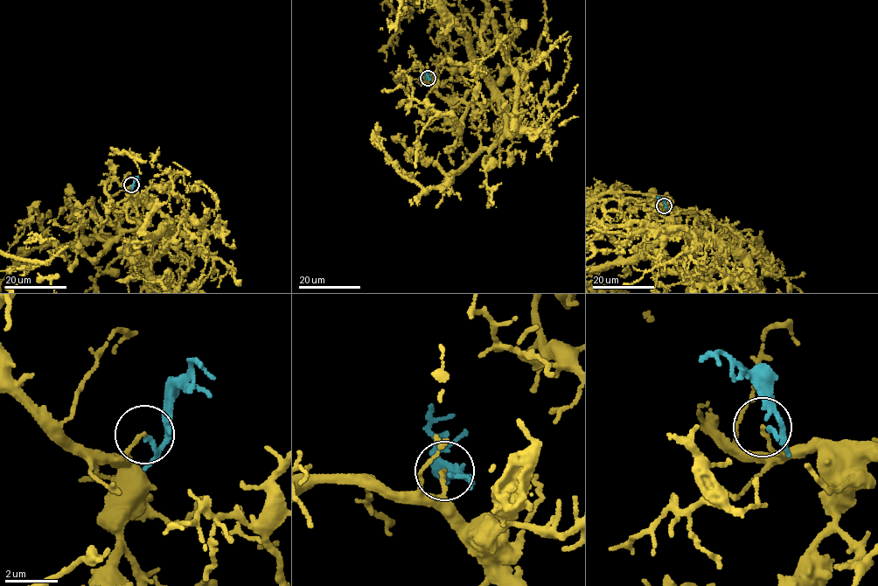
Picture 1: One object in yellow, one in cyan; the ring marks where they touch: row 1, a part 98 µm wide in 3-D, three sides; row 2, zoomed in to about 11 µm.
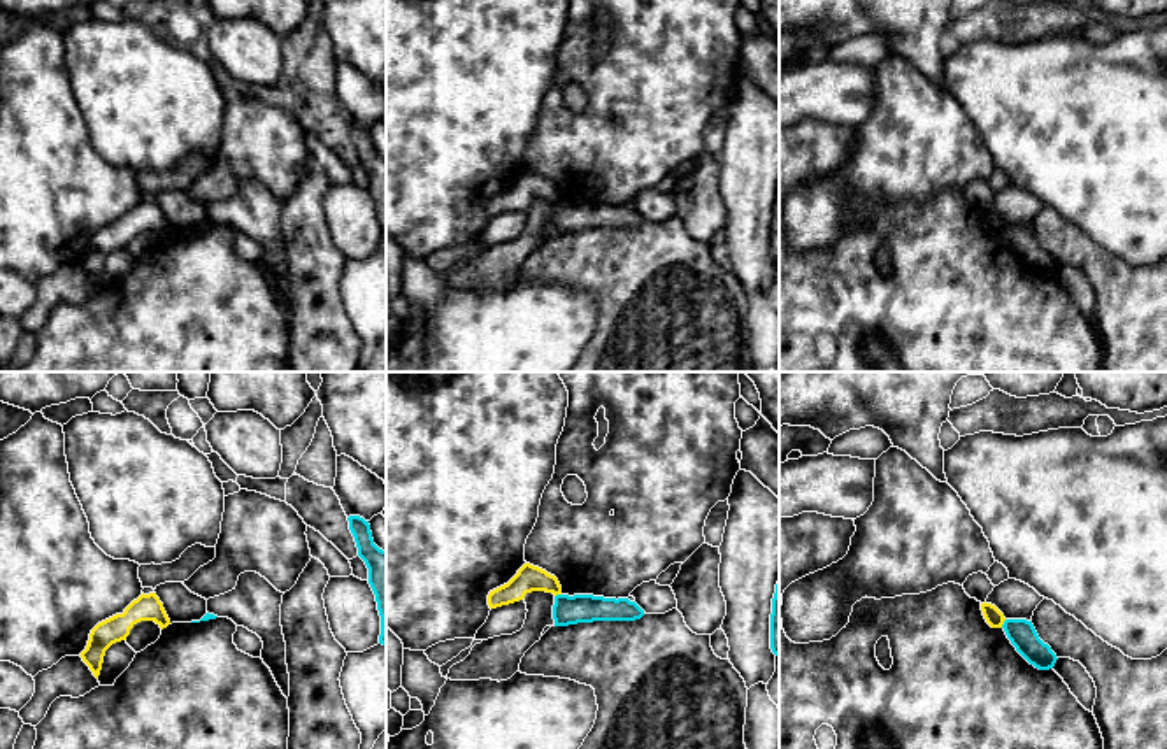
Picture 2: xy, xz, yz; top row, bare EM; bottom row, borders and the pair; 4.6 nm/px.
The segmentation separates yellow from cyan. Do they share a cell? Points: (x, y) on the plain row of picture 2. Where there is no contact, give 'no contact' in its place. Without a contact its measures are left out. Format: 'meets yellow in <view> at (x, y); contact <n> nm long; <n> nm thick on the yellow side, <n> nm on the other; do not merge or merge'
meets yellow in yz at (1002, 230); contact 50 nm long; 80 nm thick on the yellow side, 130 nm on the other; do not merge

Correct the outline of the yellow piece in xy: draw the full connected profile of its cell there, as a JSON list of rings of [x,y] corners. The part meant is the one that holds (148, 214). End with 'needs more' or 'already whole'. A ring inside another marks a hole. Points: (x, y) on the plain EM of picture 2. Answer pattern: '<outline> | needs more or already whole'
[[[156,200],[140,202],[123,221],[116,221],[98,230],[91,240],[86,256],[81,260],[82,268],[98,286],[105,258],[121,247],[126,247],[130,237],[140,228],[154,228],[161,237],[170,232],[163,210]]] | already whole

